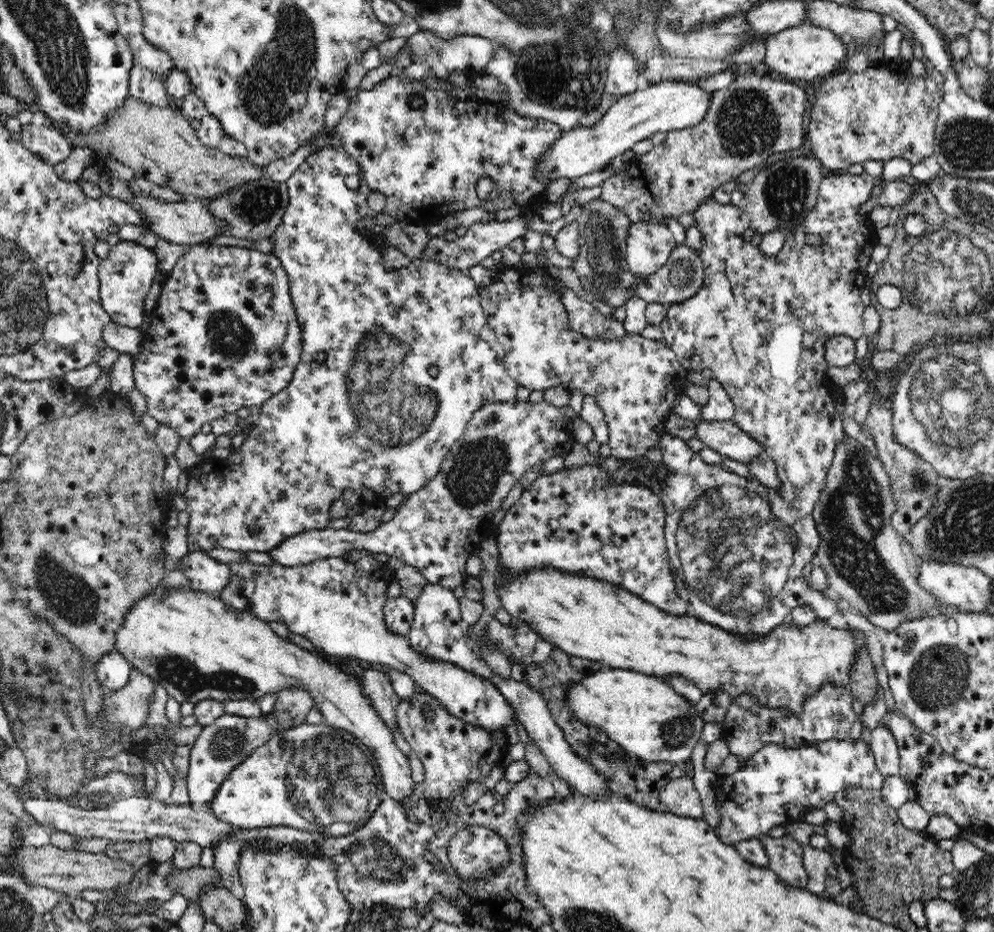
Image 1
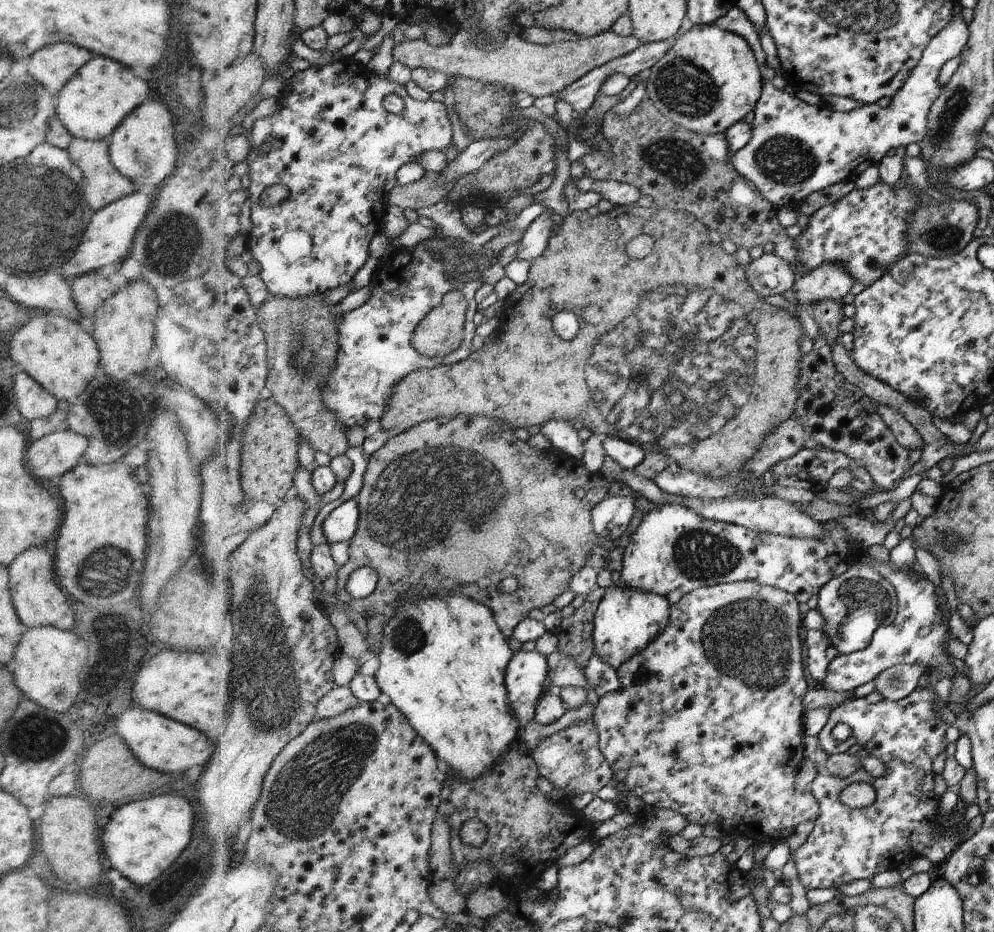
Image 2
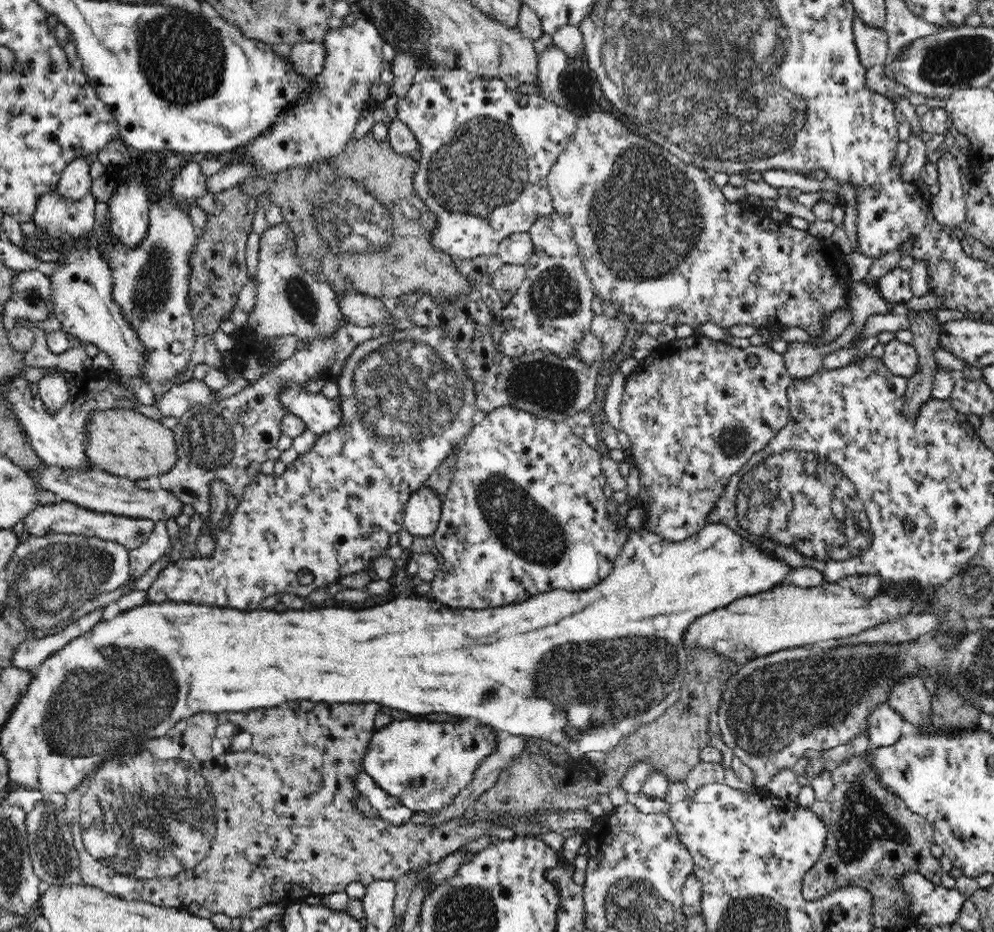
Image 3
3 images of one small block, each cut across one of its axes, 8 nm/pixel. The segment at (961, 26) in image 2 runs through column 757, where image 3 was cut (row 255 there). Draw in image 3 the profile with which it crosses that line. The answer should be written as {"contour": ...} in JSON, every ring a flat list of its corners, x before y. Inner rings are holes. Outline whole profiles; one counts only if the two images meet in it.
{"contour":[[198,158,182,164,173,179,172,199,161,196,149,207,149,235,140,246,128,250,114,238,100,244,113,270,116,301,148,349,148,377,156,382,172,380,184,371,194,348,195,325,187,293,191,284,188,257,195,248,197,232,181,205,198,206,198,198,208,194,206,179]]}

